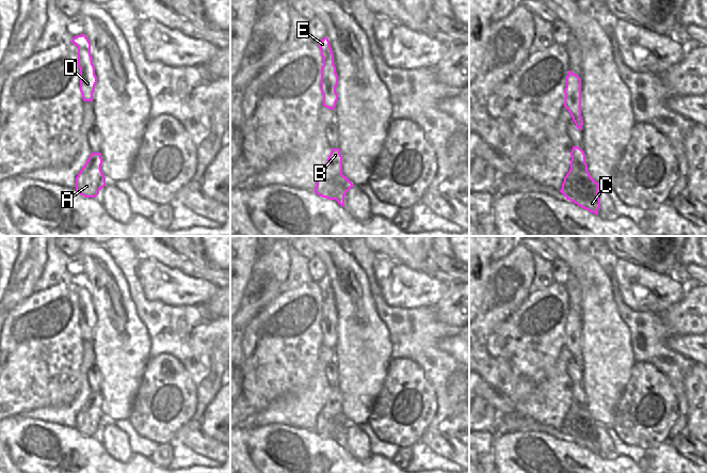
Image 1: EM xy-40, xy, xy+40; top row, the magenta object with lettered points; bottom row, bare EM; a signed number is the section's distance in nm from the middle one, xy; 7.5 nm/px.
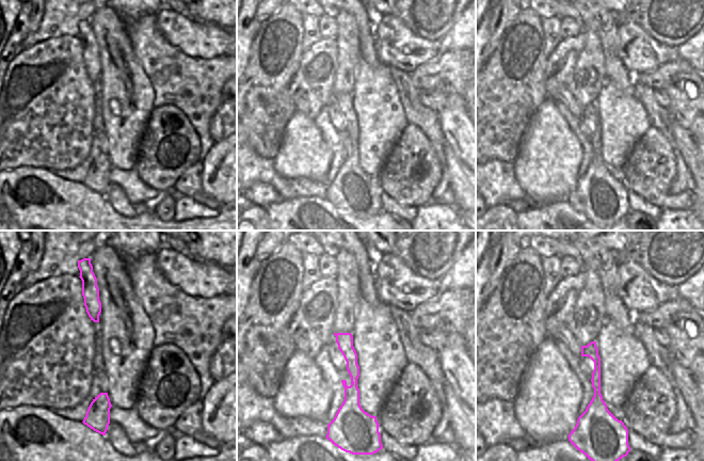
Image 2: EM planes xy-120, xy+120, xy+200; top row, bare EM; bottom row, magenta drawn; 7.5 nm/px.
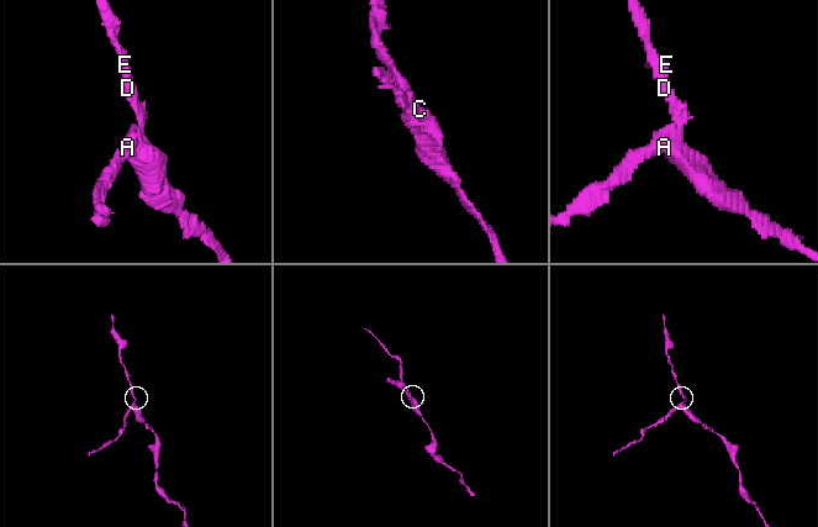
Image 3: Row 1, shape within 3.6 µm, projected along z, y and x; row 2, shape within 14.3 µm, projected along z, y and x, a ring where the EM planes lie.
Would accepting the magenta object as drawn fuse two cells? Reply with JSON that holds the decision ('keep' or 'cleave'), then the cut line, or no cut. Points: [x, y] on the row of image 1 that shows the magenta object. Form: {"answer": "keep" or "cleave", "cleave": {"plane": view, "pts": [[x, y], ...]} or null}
{"answer": "cleave", "cleave": {"plane": "xy", "pts": [[341, 173], [335, 179], [335, 199]]}}

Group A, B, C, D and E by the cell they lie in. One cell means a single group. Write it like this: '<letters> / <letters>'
A B / C D E

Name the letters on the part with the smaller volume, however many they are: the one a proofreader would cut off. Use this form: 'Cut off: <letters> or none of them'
Cut off: A, B.

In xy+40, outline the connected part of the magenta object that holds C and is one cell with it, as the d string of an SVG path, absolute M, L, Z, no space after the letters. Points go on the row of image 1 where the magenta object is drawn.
M585 163L576 172L568 172L566 174L560 192L566 196L566 200L598 215L600 207L599 187L601 186L590 175L588 164Z

